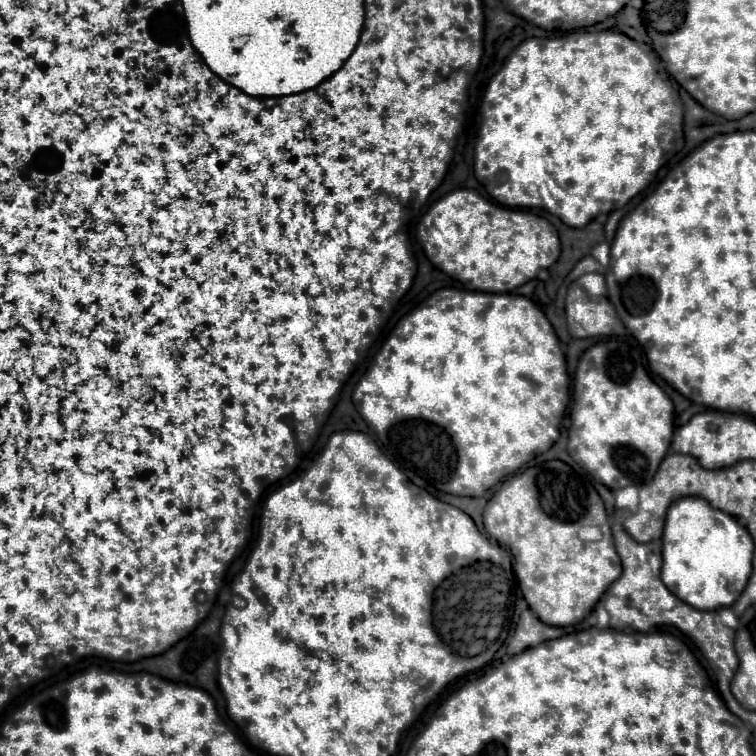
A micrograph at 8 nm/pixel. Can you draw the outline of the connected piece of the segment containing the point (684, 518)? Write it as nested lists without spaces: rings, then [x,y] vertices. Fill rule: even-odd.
[[[680,497],[676,499],[668,513],[666,525],[662,533],[662,583],[684,603],[692,605],[700,611],[716,611],[722,607],[730,607],[740,593],[744,591],[750,575],[752,575],[752,553],[754,541],[748,535],[746,527],[742,527],[732,515],[726,515],[720,509],[714,509],[706,499],[700,497]]]

